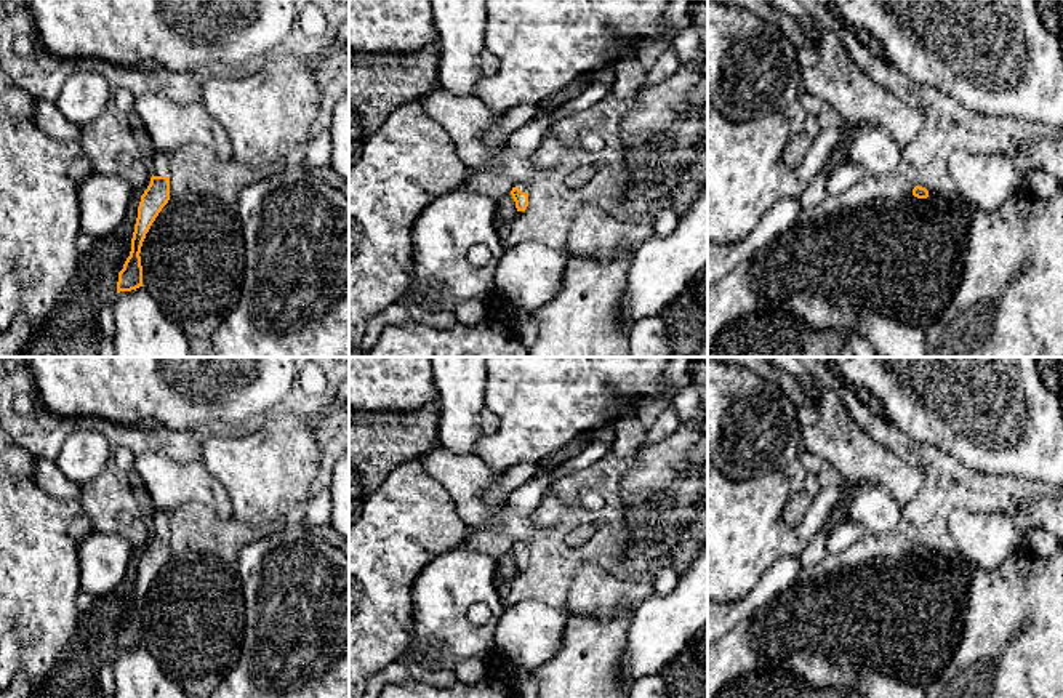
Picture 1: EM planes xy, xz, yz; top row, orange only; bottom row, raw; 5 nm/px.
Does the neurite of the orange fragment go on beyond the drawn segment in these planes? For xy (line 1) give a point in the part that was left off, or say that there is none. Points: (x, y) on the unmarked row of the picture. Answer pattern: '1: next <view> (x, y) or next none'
1: next xy (162, 517)

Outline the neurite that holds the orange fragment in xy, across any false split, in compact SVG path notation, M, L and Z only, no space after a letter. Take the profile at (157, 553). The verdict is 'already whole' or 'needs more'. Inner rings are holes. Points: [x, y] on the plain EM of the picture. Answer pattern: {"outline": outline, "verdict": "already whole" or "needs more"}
{"outline": "M157 509L154 515L150 543L141 554L138 576L131 597L131 610L118 631L117 652L142 645L141 605L152 581L170 559L171 509Z", "verdict": "needs more"}

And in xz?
{"outline": "M517 540L511 549L517 570L525 570L528 565L528 548L523 540Z", "verdict": "needs more"}

